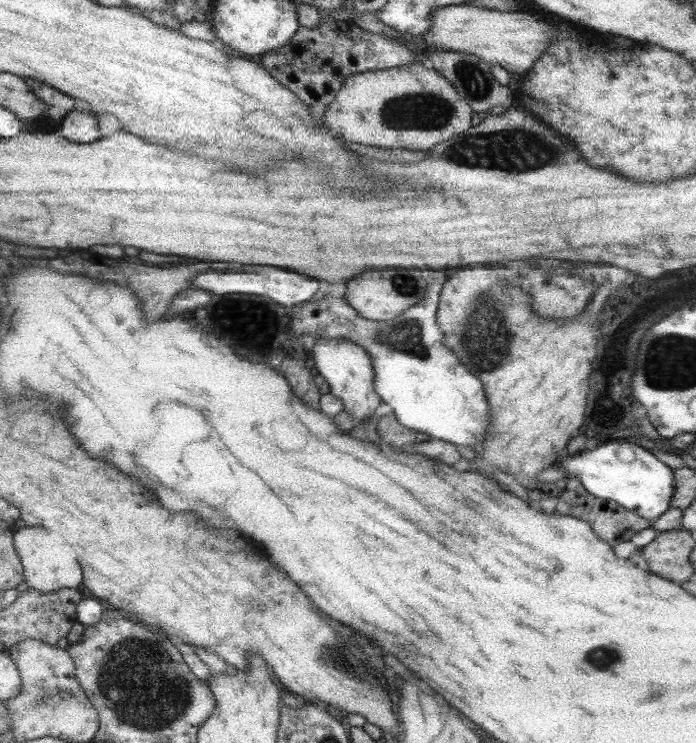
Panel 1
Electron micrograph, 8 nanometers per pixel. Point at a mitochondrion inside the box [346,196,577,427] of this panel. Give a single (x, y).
(486, 338)

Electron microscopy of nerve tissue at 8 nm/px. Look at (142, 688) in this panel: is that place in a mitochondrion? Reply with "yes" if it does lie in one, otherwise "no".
yes

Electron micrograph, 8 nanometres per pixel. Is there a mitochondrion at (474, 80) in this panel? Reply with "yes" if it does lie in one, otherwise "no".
yes

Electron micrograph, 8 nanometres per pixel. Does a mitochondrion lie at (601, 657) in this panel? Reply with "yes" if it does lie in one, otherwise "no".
yes

